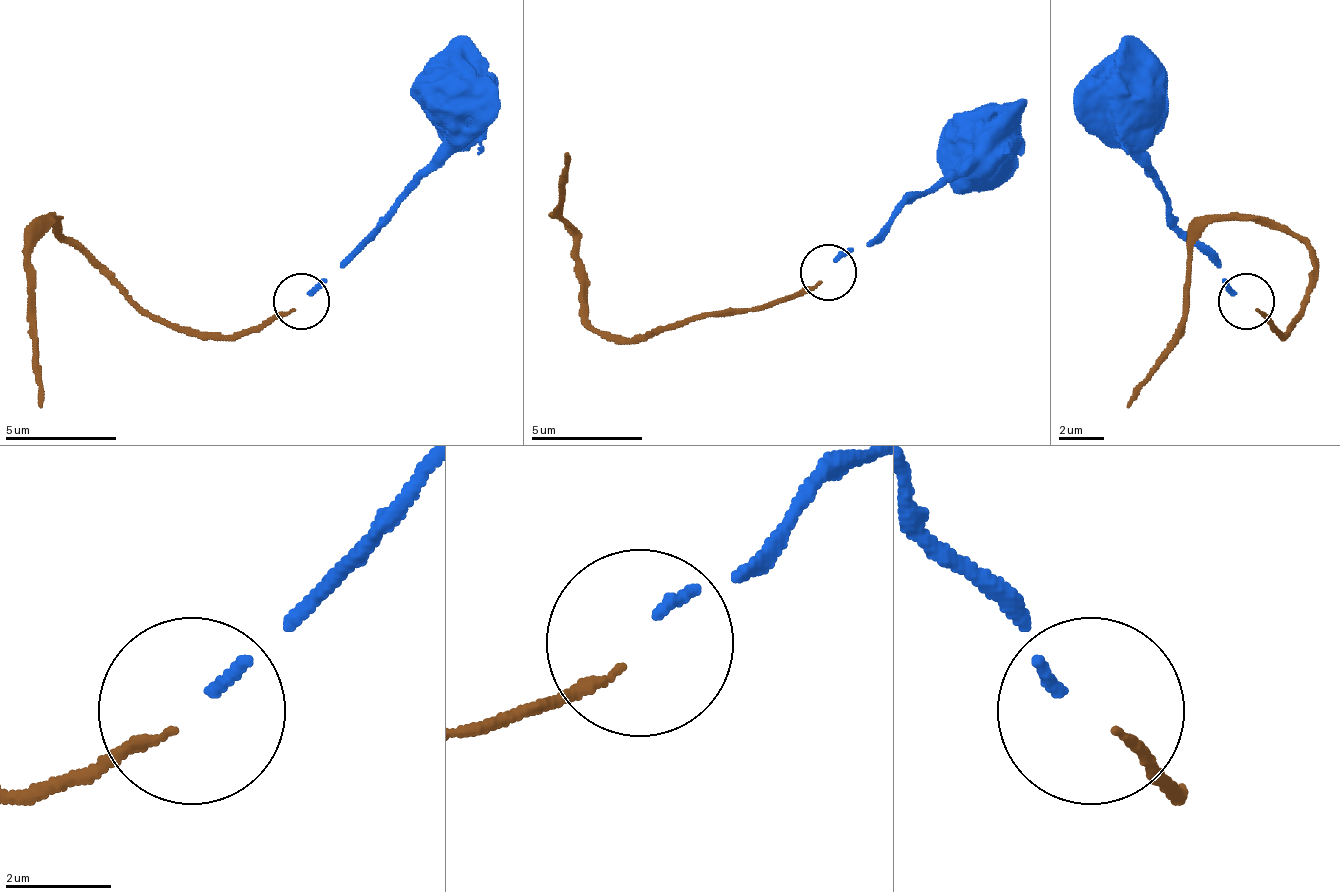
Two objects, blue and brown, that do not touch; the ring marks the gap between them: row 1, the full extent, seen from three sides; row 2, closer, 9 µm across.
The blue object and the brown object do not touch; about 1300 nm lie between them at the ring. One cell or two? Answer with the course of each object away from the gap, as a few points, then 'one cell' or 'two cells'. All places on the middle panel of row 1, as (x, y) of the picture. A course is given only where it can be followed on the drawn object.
blue runs (835, 261), (918, 194), (969, 166), (963, 160), (974, 154); brown runs (823, 283), (767, 305), (706, 311), (611, 339), (588, 317), (577, 283), (577, 238), (555, 210), (566, 154); one cell

